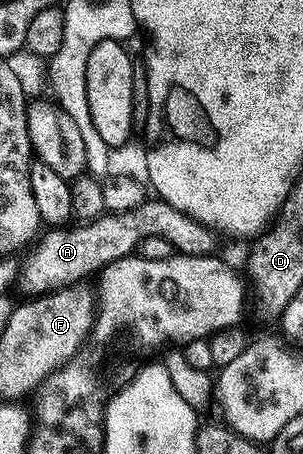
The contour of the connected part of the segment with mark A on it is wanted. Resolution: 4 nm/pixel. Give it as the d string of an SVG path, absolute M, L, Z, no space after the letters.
M148 198L140 206L136 206L136 210L128 210L127 212L106 212L92 220L83 223L78 228L70 228L71 226L54 226L49 229L47 236L42 241L37 241L38 246L31 252L30 258L23 261L20 270L21 287L26 287L30 294L39 294L49 292L55 288L61 288L62 285L72 284L74 281L81 281L86 274L95 271L101 271L112 262L116 262L120 258L131 255L142 243L144 238L164 238L168 242L172 242L175 253L184 256L208 256L215 251L214 248L218 244L218 240L214 237L215 229L208 223L202 223L196 217L192 217L187 212L173 208L169 202L161 198Z

